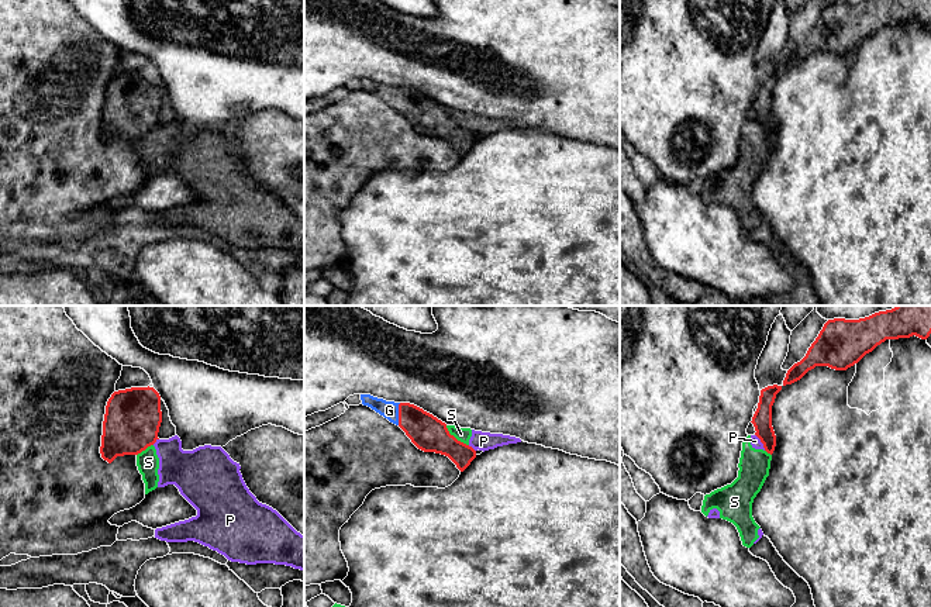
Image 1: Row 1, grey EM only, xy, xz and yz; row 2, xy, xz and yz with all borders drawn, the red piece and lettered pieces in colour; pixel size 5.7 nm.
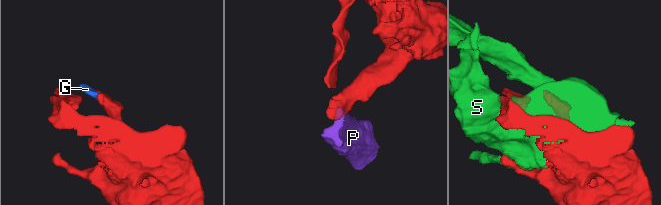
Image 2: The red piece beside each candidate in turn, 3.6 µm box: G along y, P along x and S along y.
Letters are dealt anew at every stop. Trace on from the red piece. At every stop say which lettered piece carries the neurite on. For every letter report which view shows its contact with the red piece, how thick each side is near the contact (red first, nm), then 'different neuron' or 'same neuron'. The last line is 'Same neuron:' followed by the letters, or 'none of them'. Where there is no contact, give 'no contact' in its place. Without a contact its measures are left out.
G: xz | 200/100 nm | same neuron
P: yz | 110/60 nm | different neuron
S: xz | 200/80 nm | different neuron
Same neuron: G

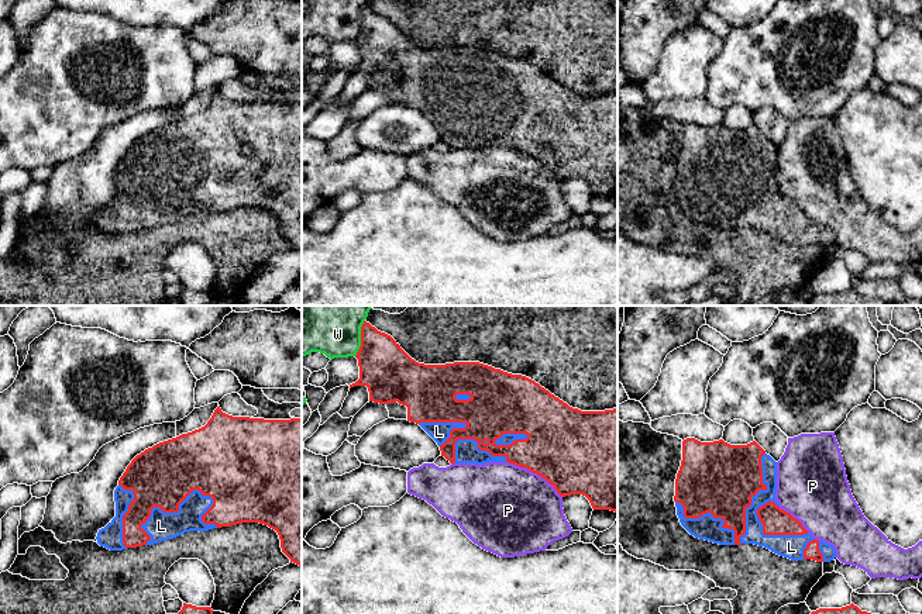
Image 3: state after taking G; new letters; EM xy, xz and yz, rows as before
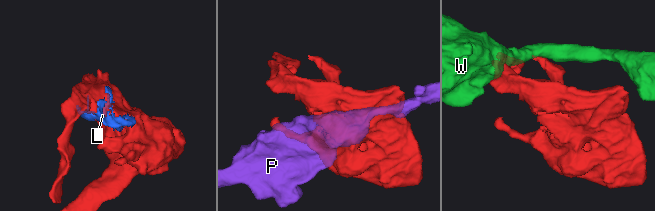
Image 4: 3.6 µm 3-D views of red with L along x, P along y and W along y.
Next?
L: xy | 360/160 nm | same neuron
P: xz | 460/480 nm | different neuron
W: xz | 300/240 nm | different neuron
Same neuron: L

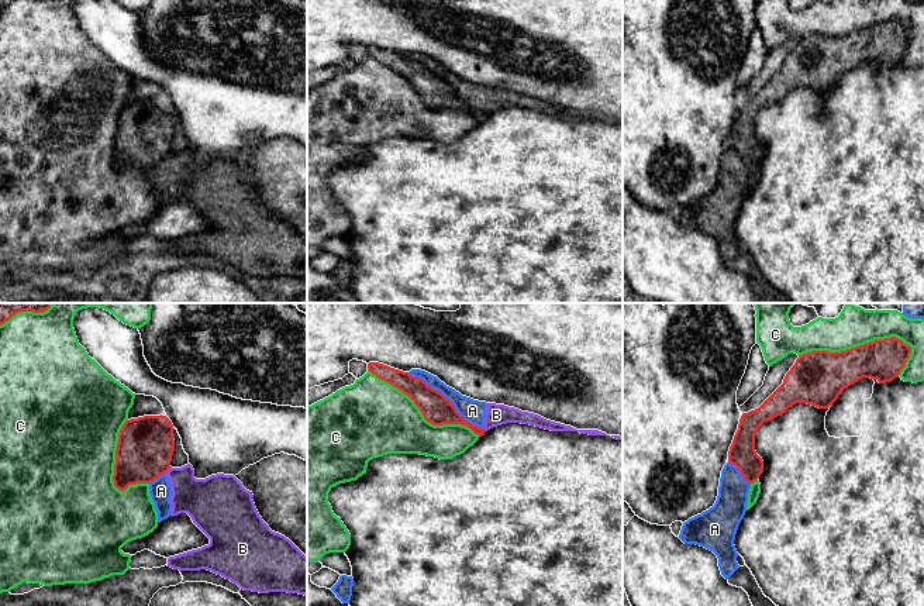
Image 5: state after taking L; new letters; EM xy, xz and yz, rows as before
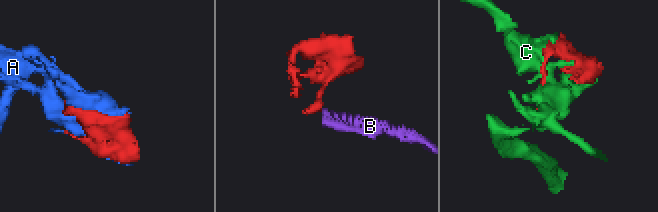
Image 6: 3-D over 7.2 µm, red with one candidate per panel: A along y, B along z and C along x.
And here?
A: xz | 170/130 nm | different neuron
B: xy | 320/220 nm | different neuron
C: yz | 280/200 nm | different neuron
Same neuron: none of them

